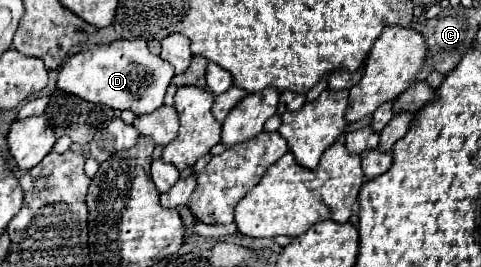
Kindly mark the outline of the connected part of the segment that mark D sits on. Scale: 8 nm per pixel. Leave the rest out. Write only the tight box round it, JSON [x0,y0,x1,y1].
[57,40,173,116]

